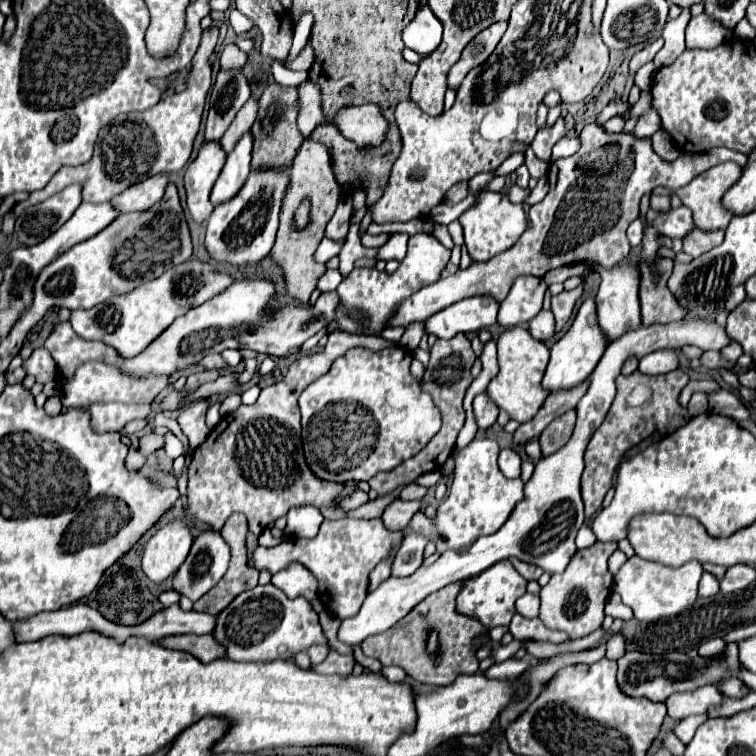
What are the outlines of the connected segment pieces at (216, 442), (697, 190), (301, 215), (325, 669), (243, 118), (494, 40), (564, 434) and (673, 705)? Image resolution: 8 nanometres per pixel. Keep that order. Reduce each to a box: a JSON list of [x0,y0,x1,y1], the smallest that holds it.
[[187,334,394,536],[673,162,741,232],[293,200,311,230],[313,652,355,678],[221,96,259,152],[447,20,507,90],[539,410,575,456],[651,686,723,748]]

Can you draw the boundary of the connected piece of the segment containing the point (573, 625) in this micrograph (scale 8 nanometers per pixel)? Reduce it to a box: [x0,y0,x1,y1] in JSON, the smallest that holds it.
[539,542,617,638]

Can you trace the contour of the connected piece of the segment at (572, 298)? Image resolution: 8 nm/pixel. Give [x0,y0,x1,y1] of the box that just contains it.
[551,286,583,332]

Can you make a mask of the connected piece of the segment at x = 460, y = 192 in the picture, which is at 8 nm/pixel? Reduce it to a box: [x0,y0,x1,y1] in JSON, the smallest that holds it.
[443,181,468,204]

